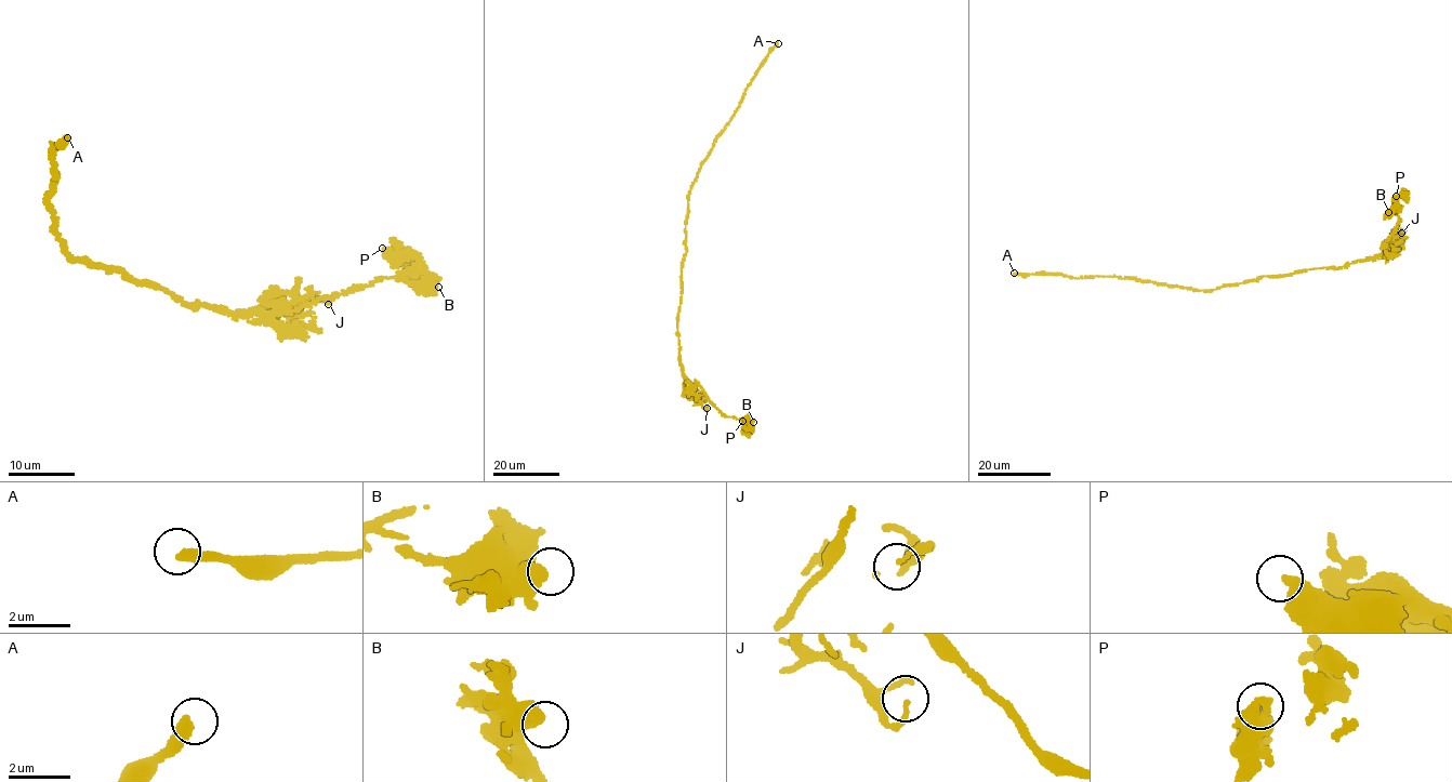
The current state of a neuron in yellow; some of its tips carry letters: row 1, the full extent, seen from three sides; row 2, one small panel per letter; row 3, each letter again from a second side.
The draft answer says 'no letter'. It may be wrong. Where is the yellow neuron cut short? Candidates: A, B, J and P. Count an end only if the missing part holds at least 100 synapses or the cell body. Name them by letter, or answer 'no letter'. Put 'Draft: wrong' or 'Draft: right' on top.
Draft: wrong
A

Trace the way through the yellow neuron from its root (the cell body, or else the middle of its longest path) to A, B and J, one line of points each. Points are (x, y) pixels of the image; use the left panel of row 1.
A: (120, 273), (69, 259), (62, 239), (52, 230), (54, 216), (45, 203), (55, 175), (51, 153), (67, 137)
B: (120, 273), (160, 288), (186, 303), (250, 314), (290, 312), (387, 277), (401, 276), (414, 285), (438, 287)
J: (120, 273), (186, 303), (230, 314), (264, 314), (289, 327), (309, 301), (328, 304)

